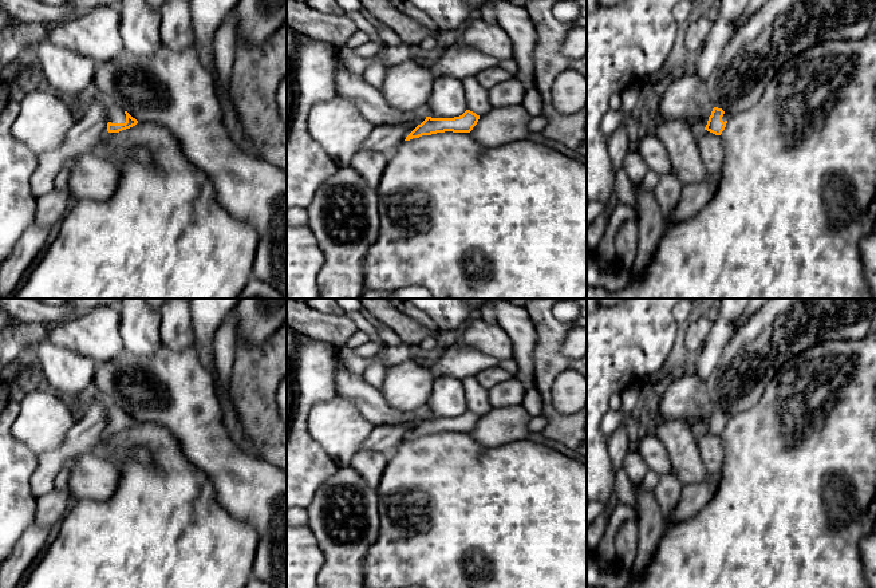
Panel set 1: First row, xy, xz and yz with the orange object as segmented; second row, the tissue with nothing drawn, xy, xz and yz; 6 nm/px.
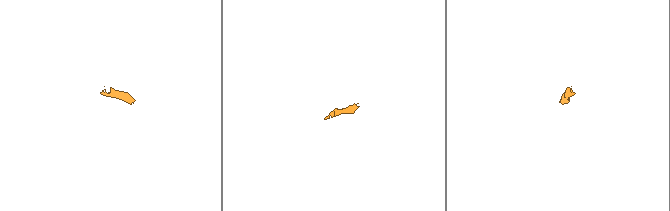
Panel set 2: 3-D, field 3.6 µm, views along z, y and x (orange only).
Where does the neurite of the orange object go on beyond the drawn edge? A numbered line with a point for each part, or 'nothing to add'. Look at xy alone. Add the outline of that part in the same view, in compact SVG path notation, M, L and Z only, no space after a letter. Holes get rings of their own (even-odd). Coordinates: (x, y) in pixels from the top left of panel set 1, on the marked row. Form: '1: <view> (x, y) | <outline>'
1: xy (115, 115) | M108 104L107 107L107 119L111 123L125 123L126 122L126 114L123 108L119 108L115 104Z

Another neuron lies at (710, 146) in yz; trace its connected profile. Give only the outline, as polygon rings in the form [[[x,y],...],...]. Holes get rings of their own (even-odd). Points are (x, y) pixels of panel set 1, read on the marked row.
[[[707,130],[698,133],[698,149],[707,174],[718,174],[722,171],[725,153],[721,135],[715,135]]]

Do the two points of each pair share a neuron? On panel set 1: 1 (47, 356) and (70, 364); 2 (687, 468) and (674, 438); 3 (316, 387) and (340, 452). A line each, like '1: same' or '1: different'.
1: same
2: same
3: different

